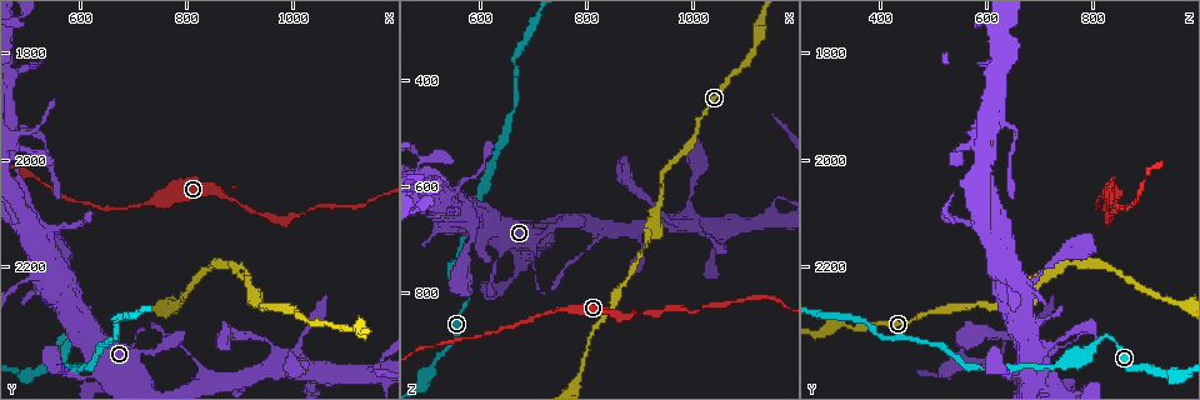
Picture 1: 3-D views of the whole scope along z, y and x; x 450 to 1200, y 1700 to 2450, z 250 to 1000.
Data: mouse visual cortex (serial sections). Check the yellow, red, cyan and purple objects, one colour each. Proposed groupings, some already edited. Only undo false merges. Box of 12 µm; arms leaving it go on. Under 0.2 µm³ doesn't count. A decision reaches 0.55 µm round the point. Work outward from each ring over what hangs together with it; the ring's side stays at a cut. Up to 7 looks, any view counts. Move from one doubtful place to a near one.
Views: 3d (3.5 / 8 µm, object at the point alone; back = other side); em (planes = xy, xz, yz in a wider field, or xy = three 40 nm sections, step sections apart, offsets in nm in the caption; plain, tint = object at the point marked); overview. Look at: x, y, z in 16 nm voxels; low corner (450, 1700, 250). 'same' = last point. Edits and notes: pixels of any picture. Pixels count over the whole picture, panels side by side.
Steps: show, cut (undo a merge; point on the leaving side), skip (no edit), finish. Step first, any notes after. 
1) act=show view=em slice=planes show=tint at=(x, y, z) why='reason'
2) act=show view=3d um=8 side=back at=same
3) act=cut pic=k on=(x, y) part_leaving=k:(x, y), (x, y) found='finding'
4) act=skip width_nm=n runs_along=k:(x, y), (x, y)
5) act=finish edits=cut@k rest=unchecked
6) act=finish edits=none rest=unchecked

act=show view=3d um=8 at=(890, 2075, 845) why='calibre changes'

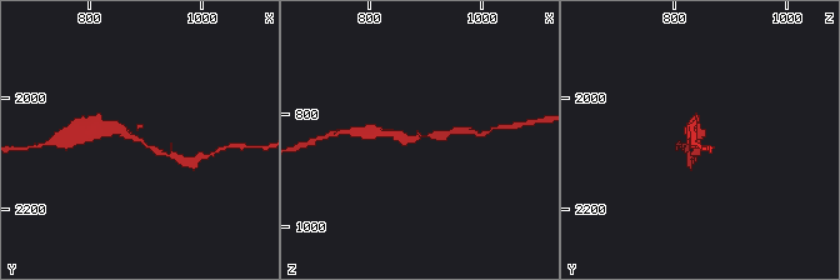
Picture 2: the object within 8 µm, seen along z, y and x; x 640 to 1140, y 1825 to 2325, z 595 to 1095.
act=show view=3d um=3.5 at=(890, 2070, 840) why='zoom in'

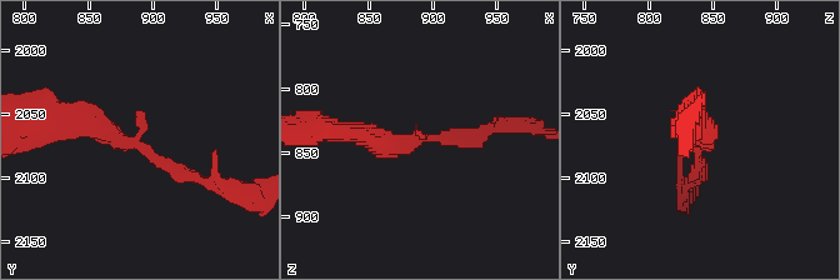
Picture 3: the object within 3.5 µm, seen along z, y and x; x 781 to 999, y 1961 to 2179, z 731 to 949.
act=show view=em slice=xy step=2 show=tint at=(890, 2074, 840) arm_widths_nm=200,300

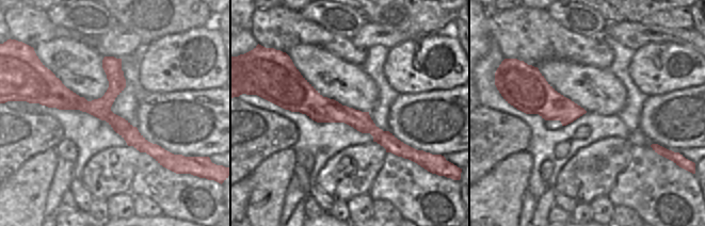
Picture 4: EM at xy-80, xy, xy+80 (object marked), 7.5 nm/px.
act=skip runs_along=3:(63, 125), (96, 125), (211, 183) found='continuous, no second cell'

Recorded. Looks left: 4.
act=show view=3d um=3.5 at=(570, 2370, 795) why='sharp bend'

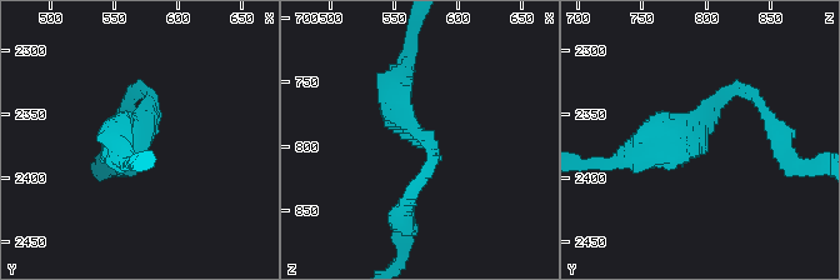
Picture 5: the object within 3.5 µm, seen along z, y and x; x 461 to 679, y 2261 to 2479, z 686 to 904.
act=show view=em slice=xy step=3 show=tint at=(570, 2366, 794) why='now the EM'

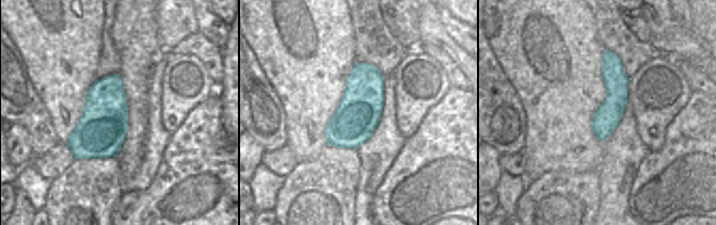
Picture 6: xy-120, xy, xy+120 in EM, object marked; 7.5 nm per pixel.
act=skip width_nm=320 runs_along=5:(746, 90), (628, 159) found='continuous, no second cell'

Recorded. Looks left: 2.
act=finish edits=none rest=unchecked

